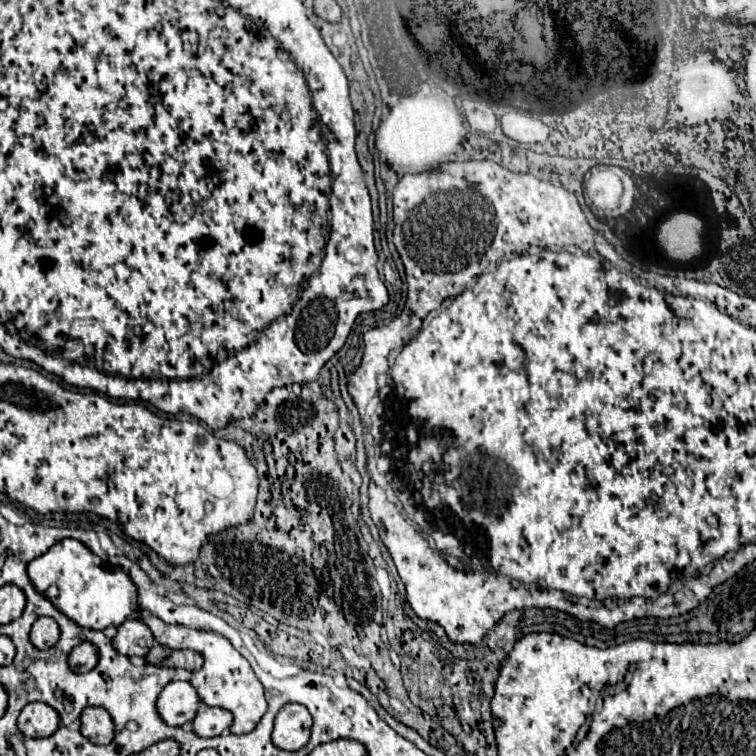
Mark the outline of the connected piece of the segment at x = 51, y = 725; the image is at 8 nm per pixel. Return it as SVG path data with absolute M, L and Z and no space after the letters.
M29 703L23 707L19 719L17 719L17 729L25 737L49 737L55 733L59 727L59 715L53 707L45 703Z

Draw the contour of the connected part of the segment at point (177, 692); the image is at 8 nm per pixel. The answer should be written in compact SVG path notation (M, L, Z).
M171 681L157 697L157 713L171 727L181 727L197 713L199 695L189 681Z

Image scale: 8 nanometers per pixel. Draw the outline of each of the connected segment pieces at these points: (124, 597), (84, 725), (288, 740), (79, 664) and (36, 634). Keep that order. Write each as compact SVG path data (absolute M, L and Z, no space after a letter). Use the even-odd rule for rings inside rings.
M63 539L45 555L29 561L27 575L37 593L43 593L49 585L57 585L59 597L53 601L53 605L73 623L85 629L101 631L111 625L119 627L137 609L137 589L133 581L119 567L103 565L101 559L77 539Z
M87 707L81 713L81 733L95 745L107 745L113 739L113 721L101 707Z
M287 703L275 715L275 725L271 733L271 741L275 747L285 751L301 749L311 735L311 715L307 707L299 703Z
M83 641L69 653L67 663L69 663L71 671L87 673L87 671L91 671L97 665L97 649L91 643Z
M39 617L33 627L31 627L31 633L29 633L29 639L31 643L37 647L37 649L49 649L57 643L59 639L59 627L57 623L51 619L51 617Z

